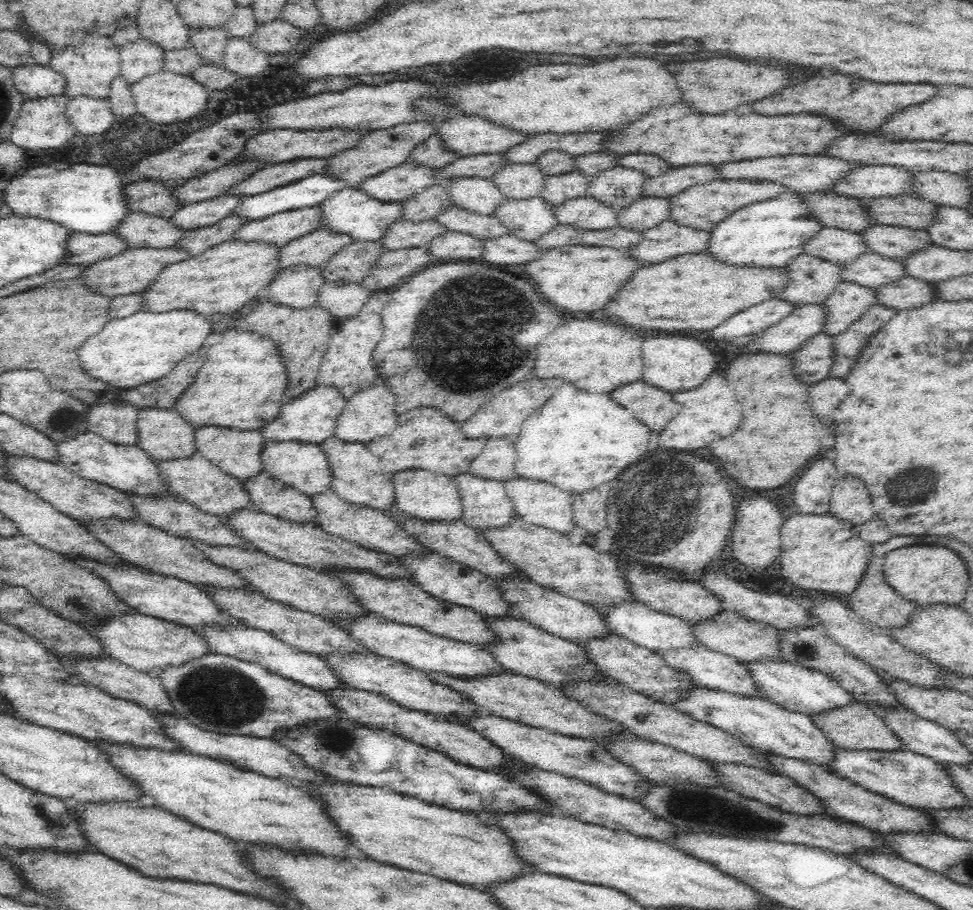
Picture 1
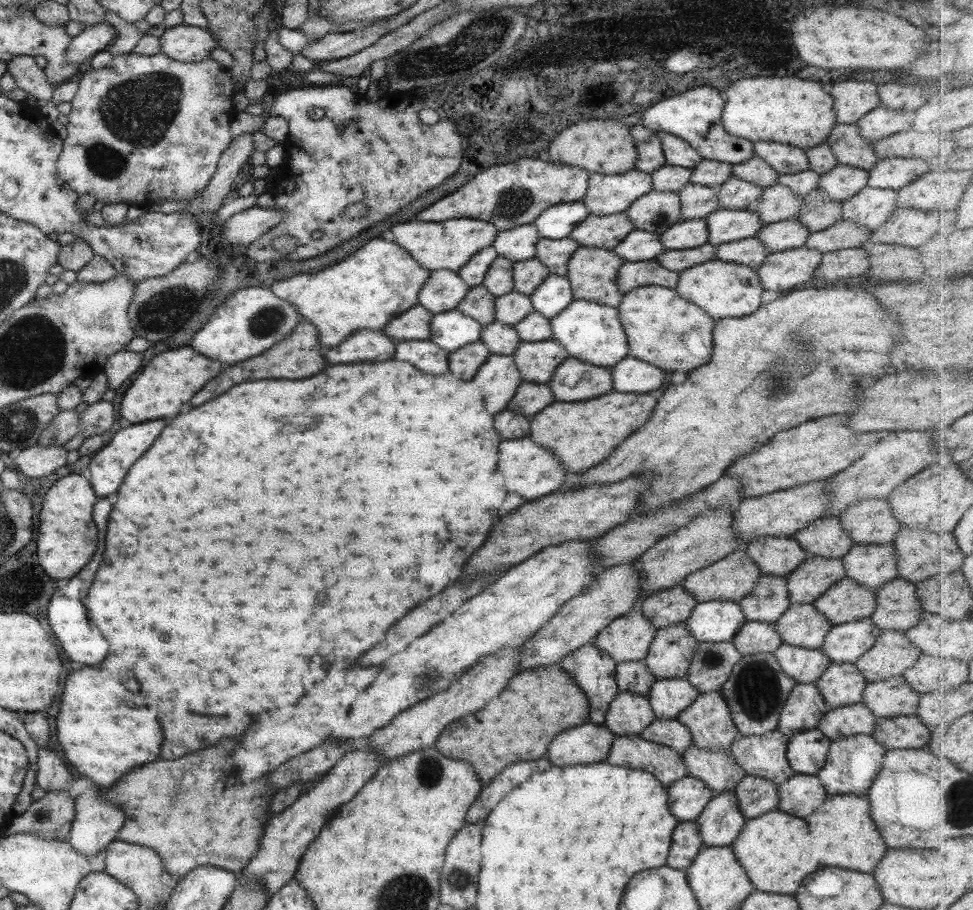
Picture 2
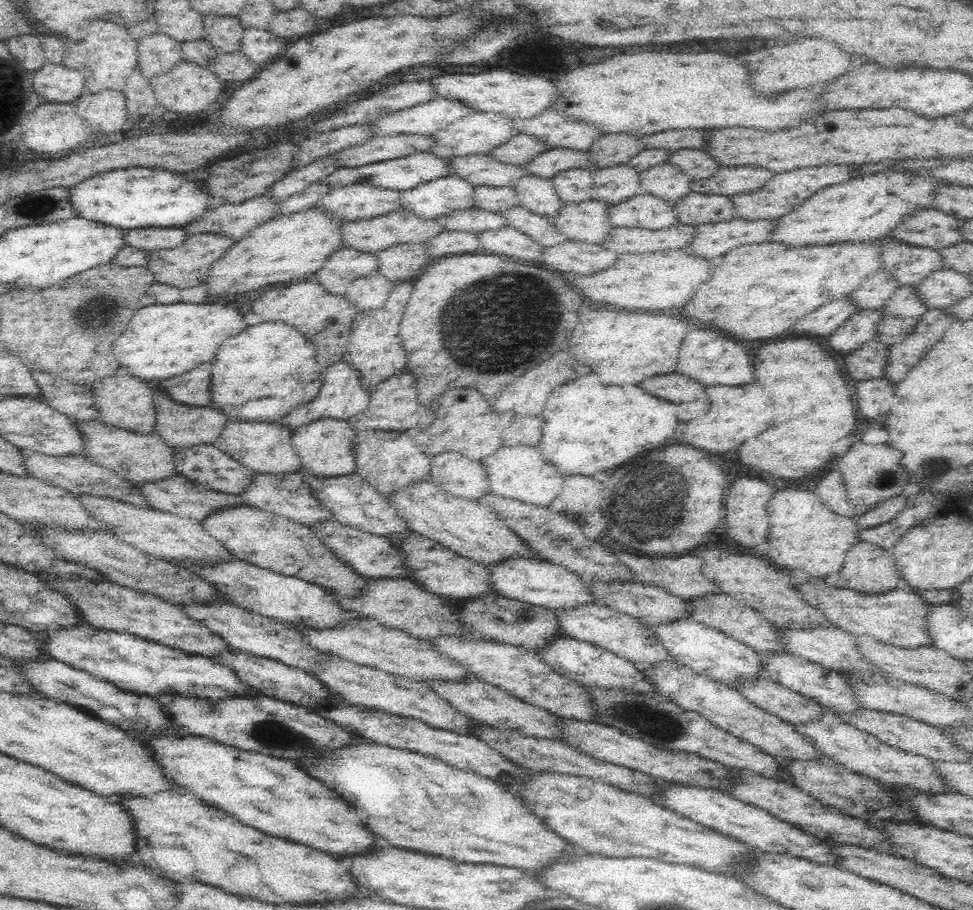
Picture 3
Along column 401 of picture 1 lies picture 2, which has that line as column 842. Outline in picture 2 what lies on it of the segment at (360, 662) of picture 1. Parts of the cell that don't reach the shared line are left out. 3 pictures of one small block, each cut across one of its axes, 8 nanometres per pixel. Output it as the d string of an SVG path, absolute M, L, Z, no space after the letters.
M830 663L814 682L826 710L861 703L862 692L867 686L865 677L853 663Z

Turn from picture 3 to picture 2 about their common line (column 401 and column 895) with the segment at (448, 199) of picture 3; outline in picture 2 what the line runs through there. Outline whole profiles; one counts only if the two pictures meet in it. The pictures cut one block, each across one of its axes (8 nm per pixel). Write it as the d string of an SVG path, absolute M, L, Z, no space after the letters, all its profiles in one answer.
M863 187L855 196L841 202L841 219L857 224L871 232L876 230L895 208L893 190Z

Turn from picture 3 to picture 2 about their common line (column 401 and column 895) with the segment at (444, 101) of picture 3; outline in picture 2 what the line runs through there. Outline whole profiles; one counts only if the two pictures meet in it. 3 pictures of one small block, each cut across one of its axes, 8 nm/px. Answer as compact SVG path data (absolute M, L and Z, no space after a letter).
M878 106L867 112L855 124L859 128L859 136L863 137L863 140L874 143L911 128L911 122L905 116L911 118L912 114L911 112L903 114L903 112L897 112L897 110L889 110Z

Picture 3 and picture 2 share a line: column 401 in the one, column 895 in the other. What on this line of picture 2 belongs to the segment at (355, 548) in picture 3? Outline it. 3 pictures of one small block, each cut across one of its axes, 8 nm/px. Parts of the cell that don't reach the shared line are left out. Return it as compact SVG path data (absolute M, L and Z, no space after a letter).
M853 543L841 558L847 579L876 593L883 584L898 579L893 543Z

